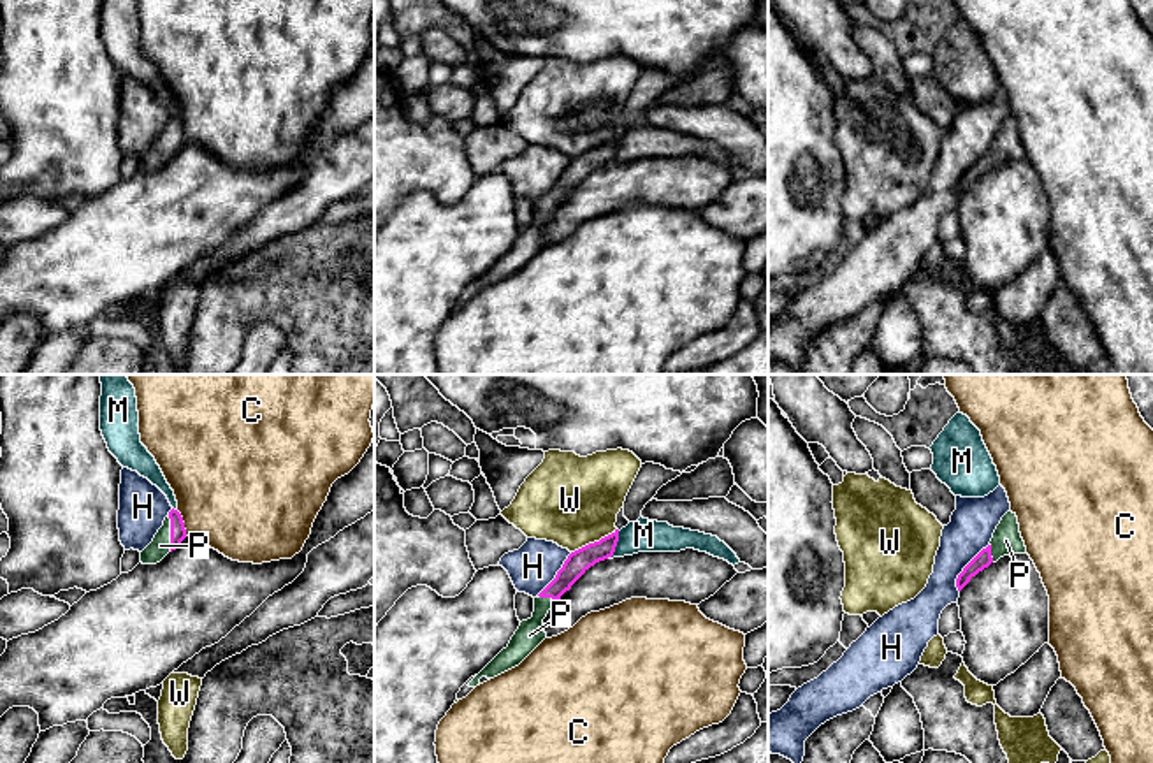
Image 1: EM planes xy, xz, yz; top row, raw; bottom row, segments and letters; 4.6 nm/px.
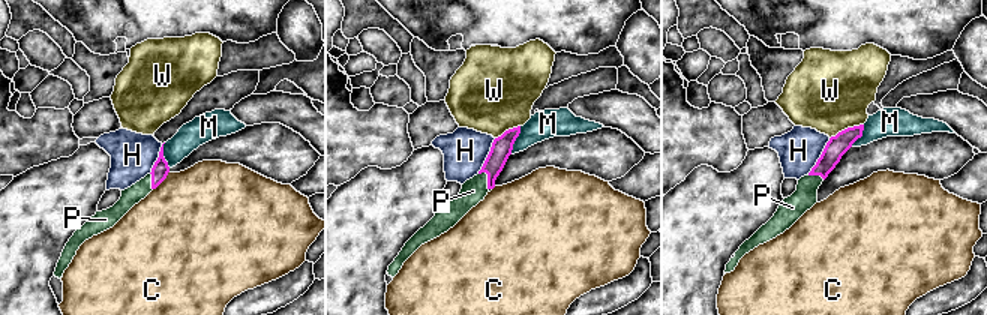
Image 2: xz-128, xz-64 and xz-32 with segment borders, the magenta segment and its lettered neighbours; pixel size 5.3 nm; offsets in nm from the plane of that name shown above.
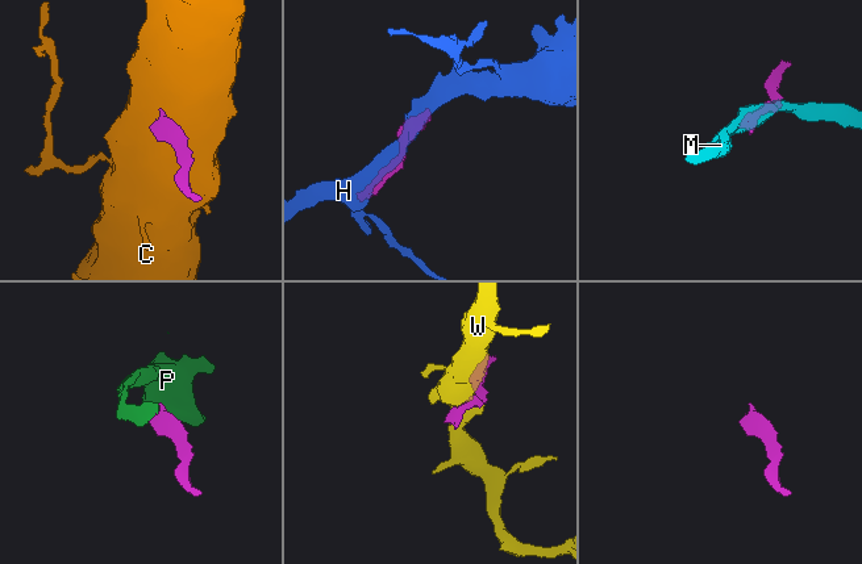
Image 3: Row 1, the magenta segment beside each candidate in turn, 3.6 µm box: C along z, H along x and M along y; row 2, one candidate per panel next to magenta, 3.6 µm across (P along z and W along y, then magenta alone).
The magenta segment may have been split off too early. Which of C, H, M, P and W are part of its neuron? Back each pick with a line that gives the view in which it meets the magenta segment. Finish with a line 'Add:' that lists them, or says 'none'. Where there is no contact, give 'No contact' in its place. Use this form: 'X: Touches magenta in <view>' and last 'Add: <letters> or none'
P: Touches magenta in xy
Add: P

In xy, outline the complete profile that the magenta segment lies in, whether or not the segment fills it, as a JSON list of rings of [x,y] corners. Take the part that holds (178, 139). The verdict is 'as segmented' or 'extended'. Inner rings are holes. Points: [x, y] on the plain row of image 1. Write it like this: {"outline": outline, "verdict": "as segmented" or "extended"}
{"outline": [[[170,116],[163,132],[155,141],[153,148],[141,158],[142,171],[156,171],[169,158],[176,156],[186,144],[183,123],[178,116]]], "verdict": "extended"}

